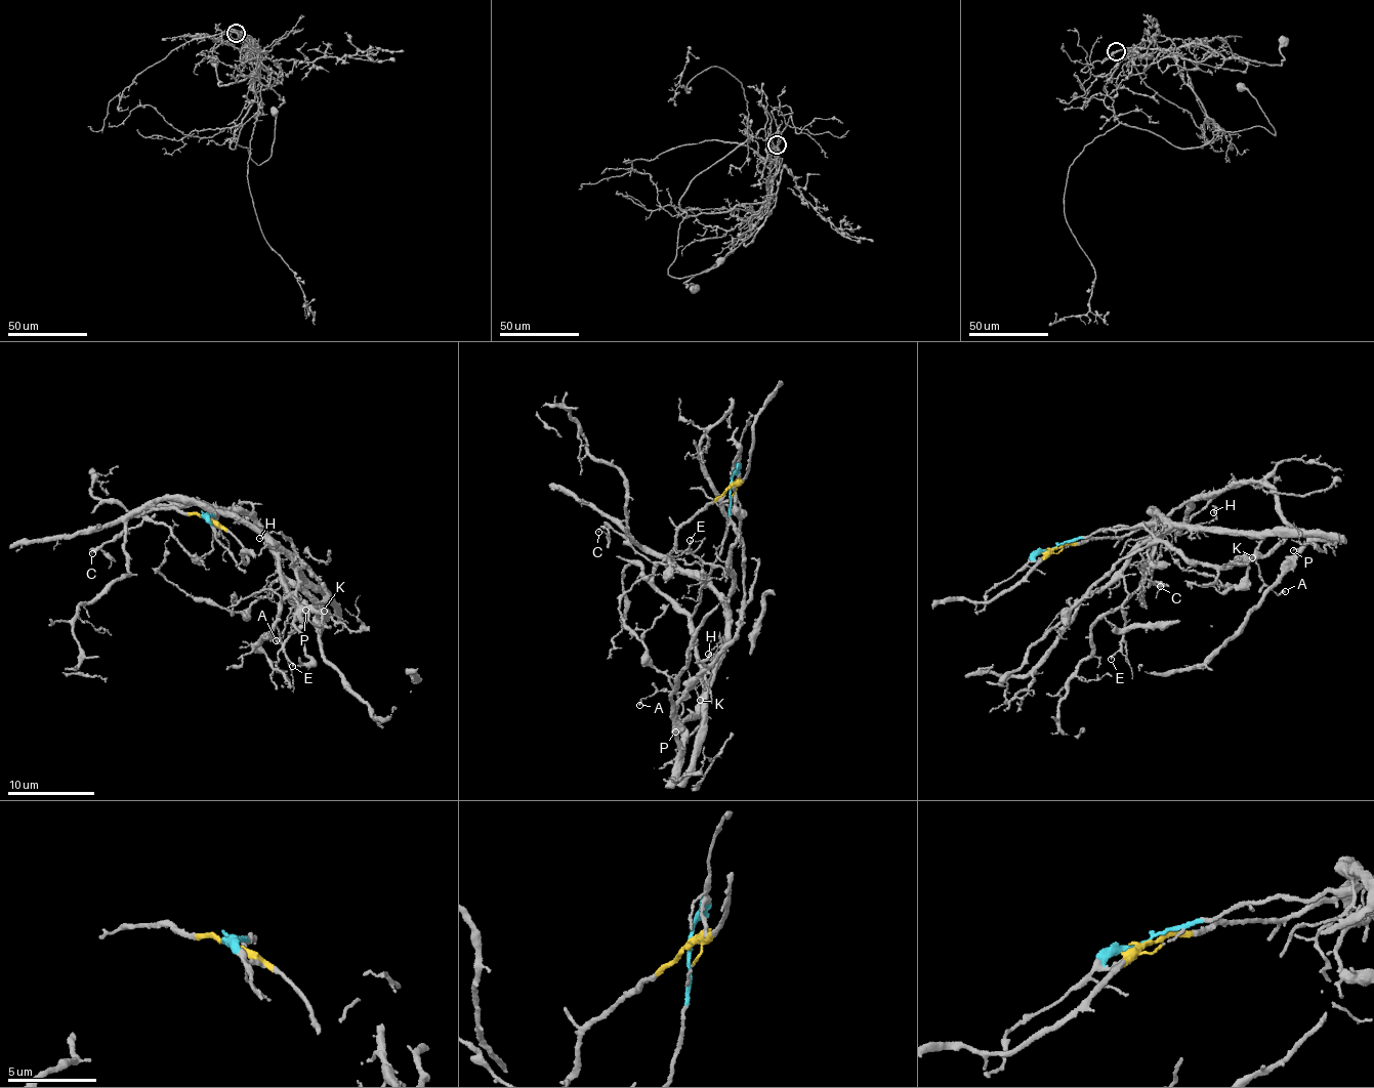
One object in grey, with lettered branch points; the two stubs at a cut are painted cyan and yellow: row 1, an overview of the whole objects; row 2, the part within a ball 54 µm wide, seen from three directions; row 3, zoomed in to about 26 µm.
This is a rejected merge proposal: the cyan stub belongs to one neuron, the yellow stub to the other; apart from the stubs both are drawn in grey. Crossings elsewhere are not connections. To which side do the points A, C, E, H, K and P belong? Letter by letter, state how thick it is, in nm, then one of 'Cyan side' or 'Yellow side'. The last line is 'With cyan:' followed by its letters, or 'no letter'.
A: Thickness 190 nm. Cyan side
C: Thickness 90 nm. Cyan side
E: Thickness 130 nm. Yellow side
H: Thickness 130 nm. Yellow side
K: Thickness 120 nm. Cyan side
P: Thickness 100 nm. Cyan side
With cyan: A, C, K, P

